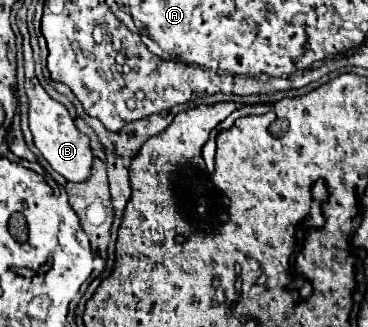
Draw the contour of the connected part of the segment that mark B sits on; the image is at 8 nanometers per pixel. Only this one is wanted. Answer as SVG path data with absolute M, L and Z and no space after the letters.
M21 25L21 35L23 35L23 53L25 53L25 91L29 97L29 127L33 133L33 141L41 155L47 159L47 163L61 173L67 181L85 181L91 171L93 155L89 149L89 139L87 135L79 133L73 119L69 117L65 105L59 101L51 99L51 95L41 87L41 83L35 77L33 69L33 57L31 57L31 45L29 45L29 35L27 27Z

